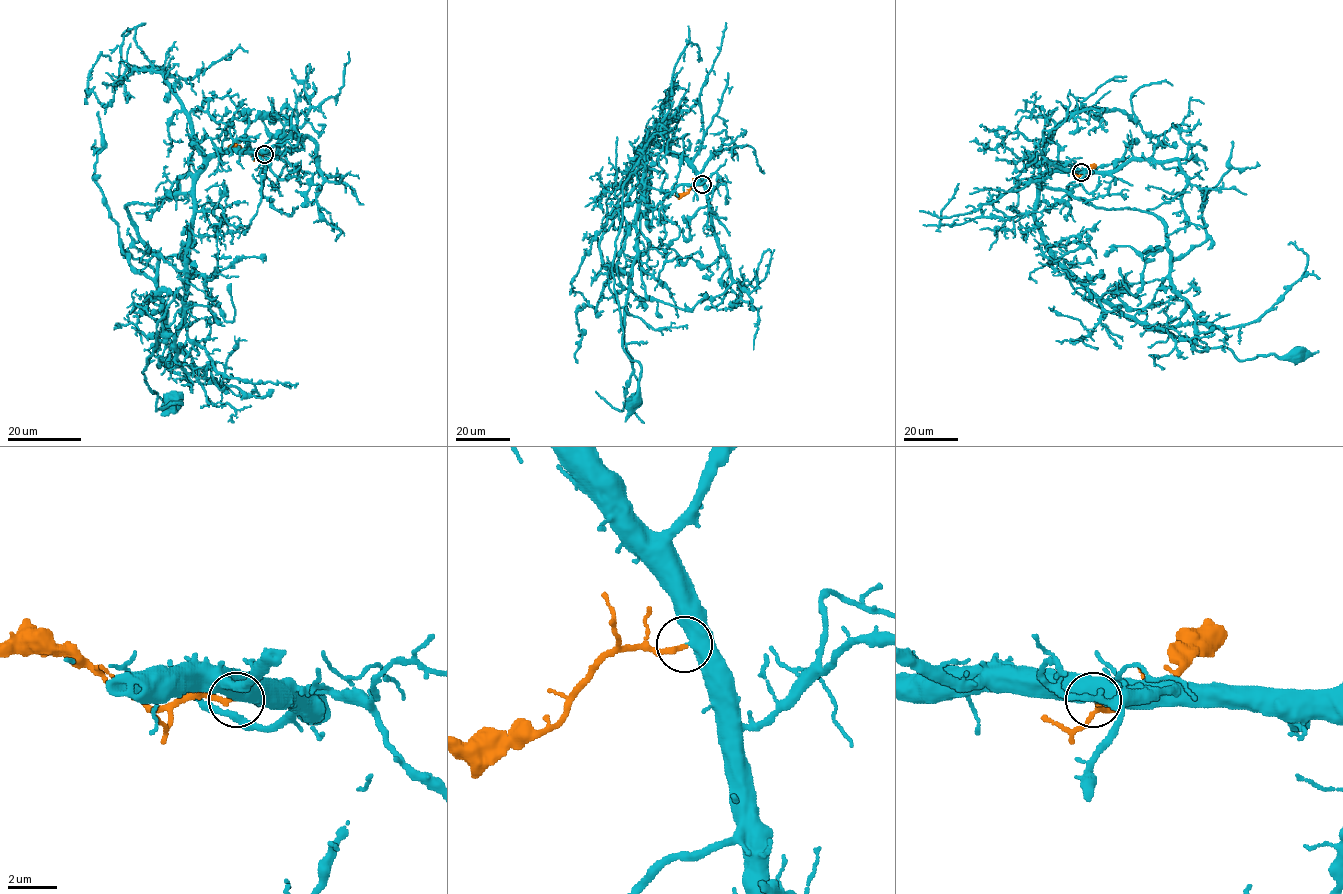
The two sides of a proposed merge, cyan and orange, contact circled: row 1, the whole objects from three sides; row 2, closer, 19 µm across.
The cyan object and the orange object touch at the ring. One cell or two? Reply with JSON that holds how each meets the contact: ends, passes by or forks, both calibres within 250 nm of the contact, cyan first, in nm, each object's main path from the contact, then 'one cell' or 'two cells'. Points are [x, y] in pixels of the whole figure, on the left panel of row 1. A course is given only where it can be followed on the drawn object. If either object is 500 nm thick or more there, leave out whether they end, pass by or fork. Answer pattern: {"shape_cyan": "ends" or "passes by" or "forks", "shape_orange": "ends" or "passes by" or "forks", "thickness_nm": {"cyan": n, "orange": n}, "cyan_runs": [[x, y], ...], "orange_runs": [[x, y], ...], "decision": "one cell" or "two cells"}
{"thickness_nm": {"cyan": 600, "orange": 220}, "cyan_runs": [[265, 154], [221, 152], [195, 184], [186, 283], [159, 320], [142, 371], [157, 410], [182, 403], [170, 401]], "orange_runs": [[265, 154], [254, 155], [228, 146]], "decision": "one cell"}

